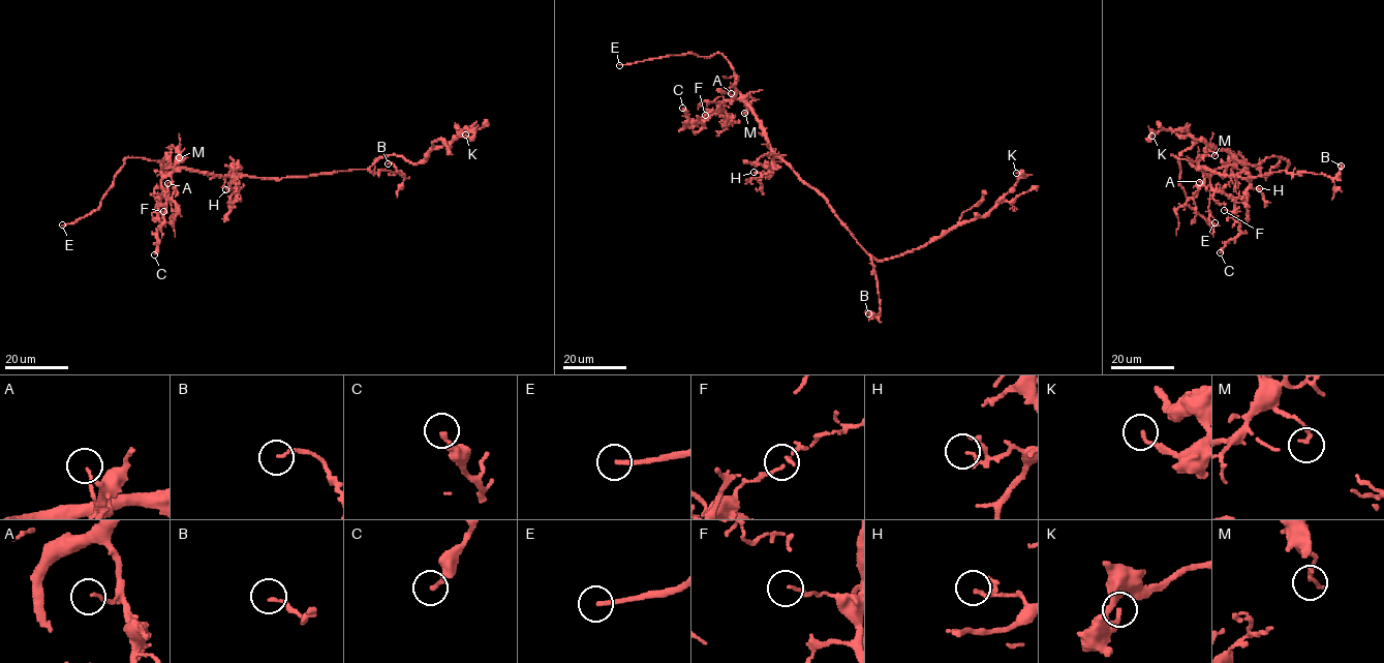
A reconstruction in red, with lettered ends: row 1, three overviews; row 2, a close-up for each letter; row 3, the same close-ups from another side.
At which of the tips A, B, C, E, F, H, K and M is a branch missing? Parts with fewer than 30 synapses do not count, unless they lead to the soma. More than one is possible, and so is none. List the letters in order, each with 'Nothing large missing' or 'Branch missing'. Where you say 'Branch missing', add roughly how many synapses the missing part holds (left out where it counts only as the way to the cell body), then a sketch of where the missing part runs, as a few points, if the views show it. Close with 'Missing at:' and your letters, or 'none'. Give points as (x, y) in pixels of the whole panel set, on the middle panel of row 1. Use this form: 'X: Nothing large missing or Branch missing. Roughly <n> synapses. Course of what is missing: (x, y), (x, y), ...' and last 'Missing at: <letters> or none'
A: Nothing large missing
B: Nothing large missing
C: Nothing large missing
E: Branch missing. Course of what is missing: (619, 65), (588, 70), (563, 93)
F: Nothing large missing
H: Nothing large missing
K: Nothing large missing
M: Nothing large missing
Missing at: E

